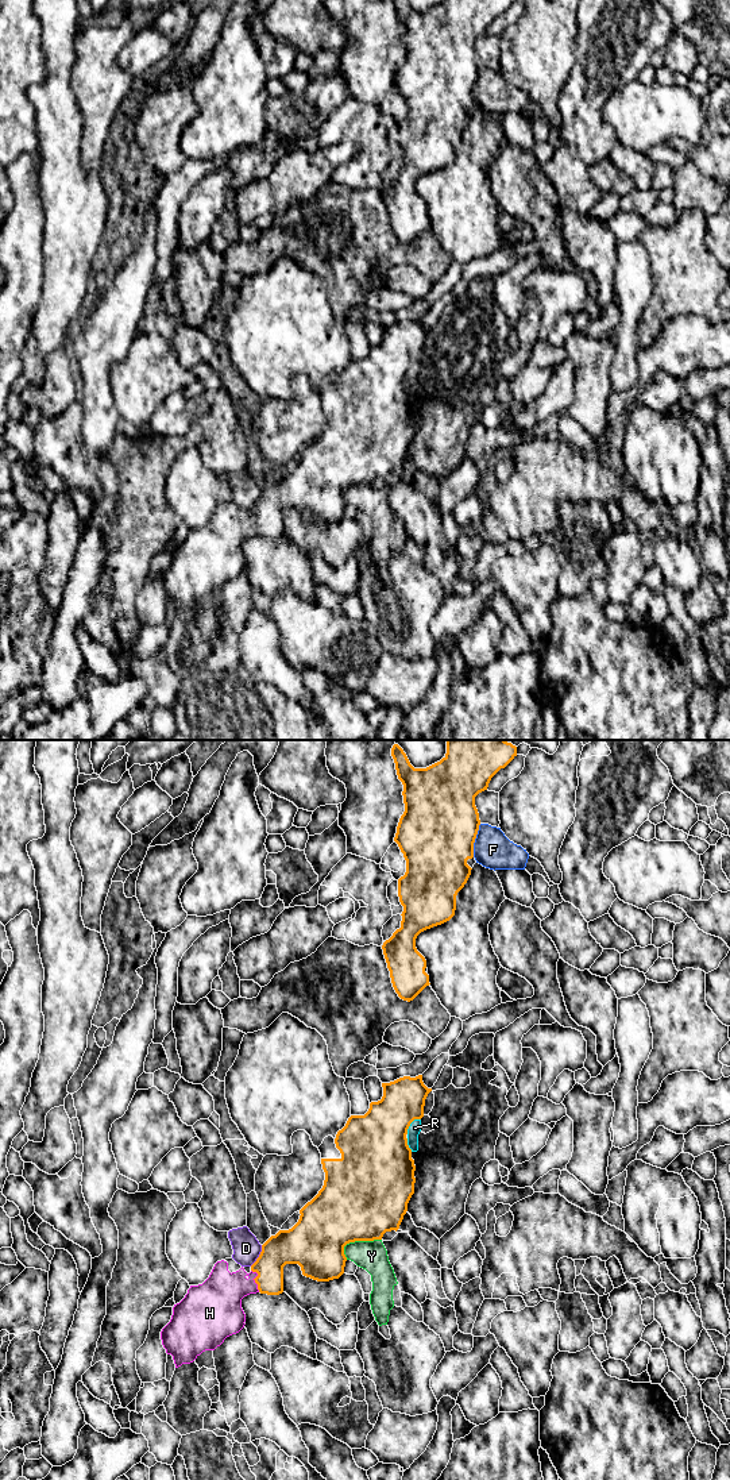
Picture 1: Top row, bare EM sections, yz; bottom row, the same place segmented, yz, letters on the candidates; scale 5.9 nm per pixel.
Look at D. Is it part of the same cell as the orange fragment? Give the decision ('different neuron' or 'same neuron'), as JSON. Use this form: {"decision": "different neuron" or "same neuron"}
{"decision": "different neuron"}

